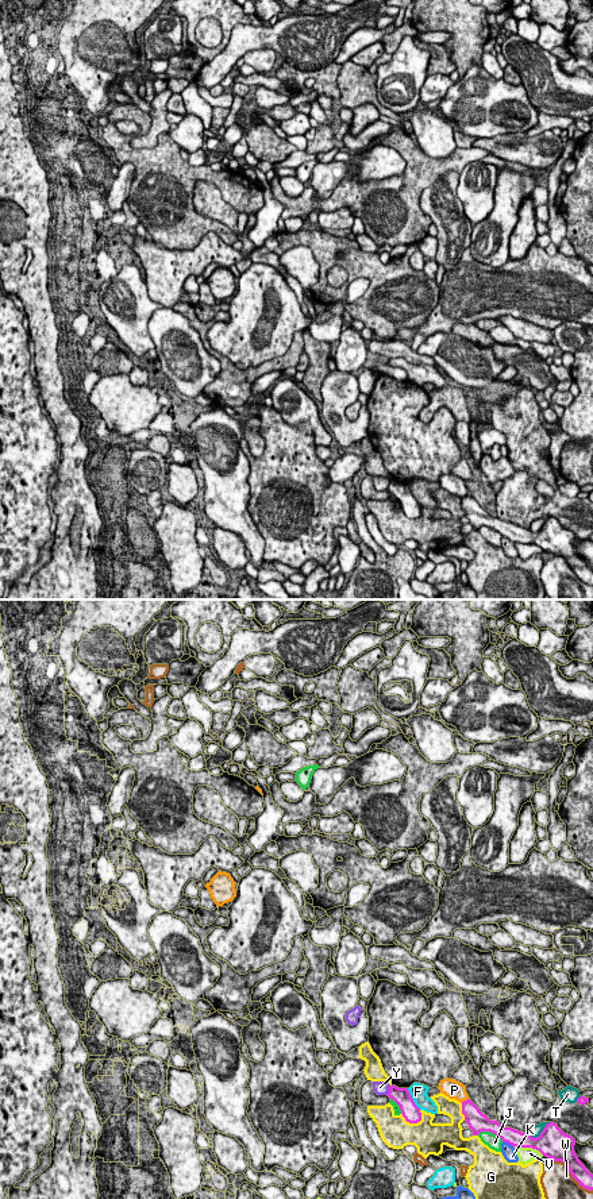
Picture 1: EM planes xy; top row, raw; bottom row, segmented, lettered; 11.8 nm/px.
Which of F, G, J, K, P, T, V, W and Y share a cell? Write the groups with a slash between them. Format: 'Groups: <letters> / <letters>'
Groups: F / G / J / K / P / T / V / W / Y

